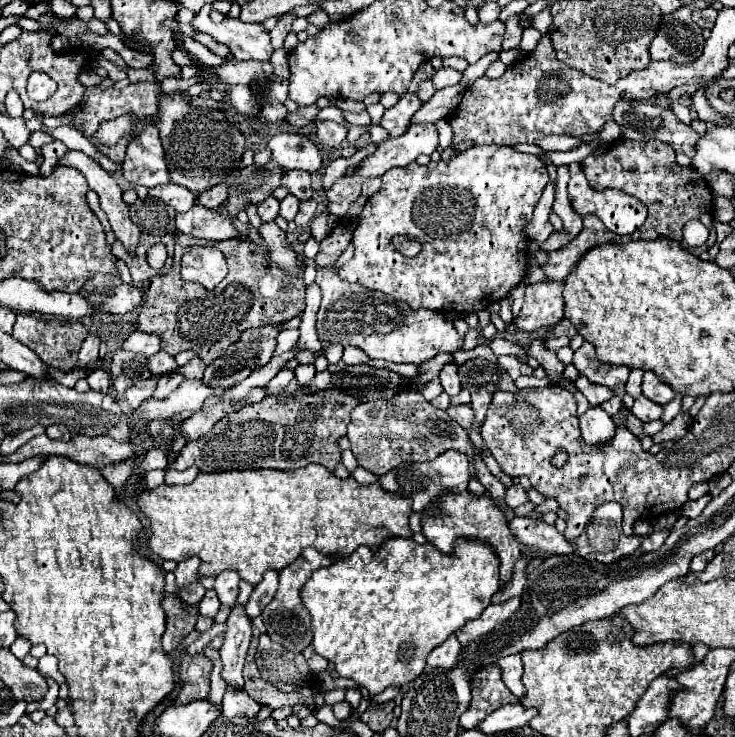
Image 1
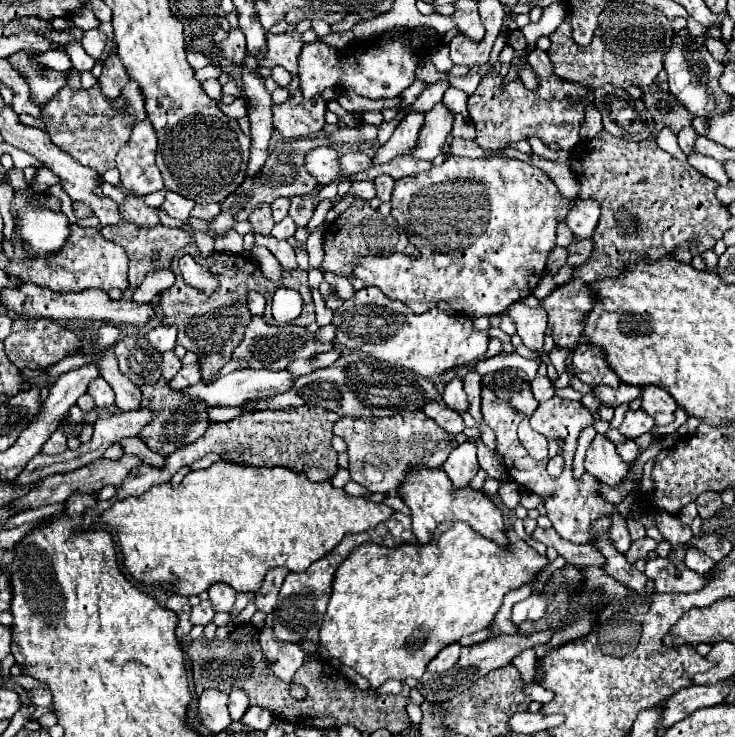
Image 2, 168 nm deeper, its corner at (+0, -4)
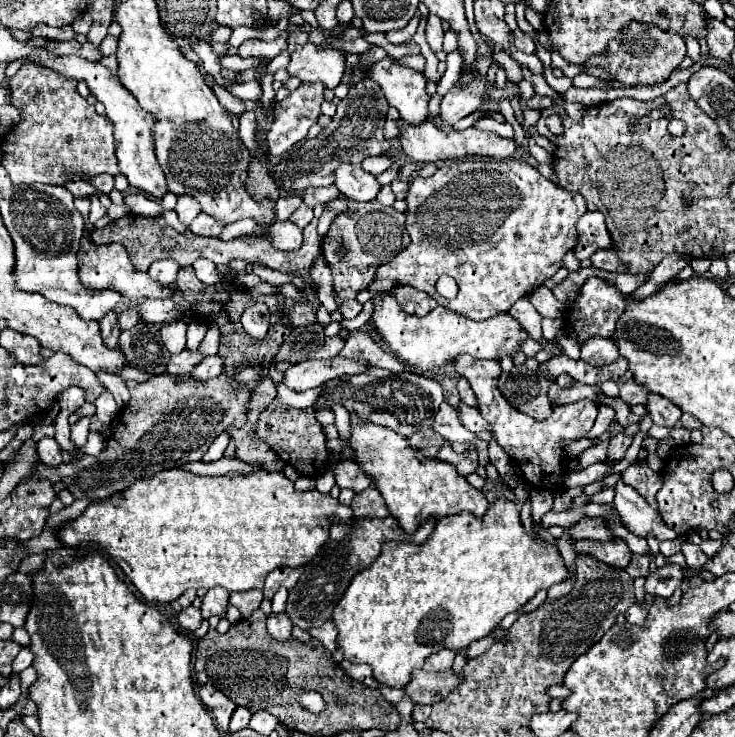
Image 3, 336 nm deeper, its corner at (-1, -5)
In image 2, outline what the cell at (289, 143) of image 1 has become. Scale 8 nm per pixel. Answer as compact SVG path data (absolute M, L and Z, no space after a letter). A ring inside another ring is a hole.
M318 146L306 152L306 168L318 184L330 184L340 176L340 158L336 150L328 146Z

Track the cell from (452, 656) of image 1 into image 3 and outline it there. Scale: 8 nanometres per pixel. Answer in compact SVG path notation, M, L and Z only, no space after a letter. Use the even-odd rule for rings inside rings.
M441 649L441 653L433 653L433 657L429 657L429 661L425 661L423 669L425 671L447 671L453 665L455 655L457 653L451 649Z

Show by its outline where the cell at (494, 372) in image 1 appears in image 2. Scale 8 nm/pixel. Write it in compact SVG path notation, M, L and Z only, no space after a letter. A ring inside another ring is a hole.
M504 368L492 374L482 376L482 386L492 390L500 400L510 402L516 410L532 414L538 406L536 398L530 392L530 382L522 370Z

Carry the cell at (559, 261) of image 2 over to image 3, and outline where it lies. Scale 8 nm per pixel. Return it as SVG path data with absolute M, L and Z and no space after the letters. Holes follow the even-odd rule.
M587 211L577 221L577 231L579 231L579 245L575 249L575 255L581 261L591 257L599 249L611 247L609 231L605 227L605 217L599 211Z

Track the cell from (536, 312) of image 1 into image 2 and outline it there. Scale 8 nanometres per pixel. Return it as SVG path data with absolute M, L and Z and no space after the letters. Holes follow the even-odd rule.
M570 280L540 300L542 308L548 312L548 328L552 328L552 338L556 346L578 346L584 330L584 314L590 312L594 304L592 294L594 292L590 292L588 284L580 280Z

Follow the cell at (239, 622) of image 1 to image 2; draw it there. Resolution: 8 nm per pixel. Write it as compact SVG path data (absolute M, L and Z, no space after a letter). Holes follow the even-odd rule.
M232 688L232 692L228 694L228 710L232 720L240 720L244 716L244 712L248 710L248 694L242 692L240 688Z

